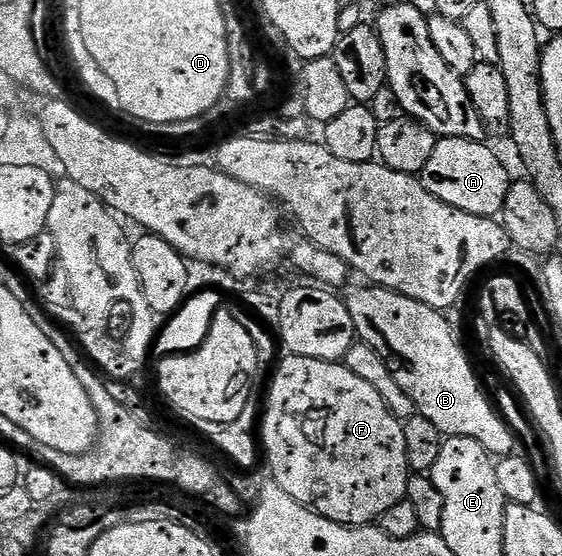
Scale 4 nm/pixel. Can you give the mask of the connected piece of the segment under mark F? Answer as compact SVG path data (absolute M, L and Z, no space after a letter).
M298 354L285 356L285 359L278 364L277 371L273 374L273 383L269 386L269 403L265 406L265 414L263 410L259 438L263 443L264 457L265 454L269 457L269 466L273 469L272 481L279 488L283 488L283 492L287 492L287 496L299 500L299 504L312 508L316 514L323 515L327 520L337 522L341 526L360 528L376 523L383 516L383 512L387 512L394 504L406 501L405 493L409 487L411 471L407 460L407 440L402 419L393 415L387 408L383 396L379 396L379 392L375 392L375 388L371 388L371 384L359 380L359 376L355 376L355 372L351 372L341 362L324 362Z

